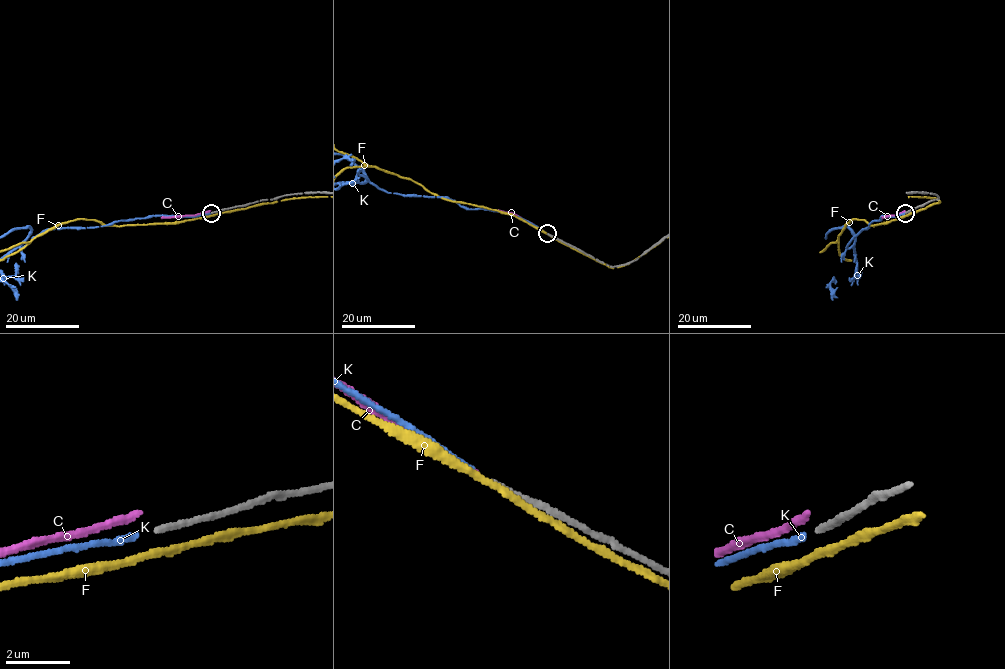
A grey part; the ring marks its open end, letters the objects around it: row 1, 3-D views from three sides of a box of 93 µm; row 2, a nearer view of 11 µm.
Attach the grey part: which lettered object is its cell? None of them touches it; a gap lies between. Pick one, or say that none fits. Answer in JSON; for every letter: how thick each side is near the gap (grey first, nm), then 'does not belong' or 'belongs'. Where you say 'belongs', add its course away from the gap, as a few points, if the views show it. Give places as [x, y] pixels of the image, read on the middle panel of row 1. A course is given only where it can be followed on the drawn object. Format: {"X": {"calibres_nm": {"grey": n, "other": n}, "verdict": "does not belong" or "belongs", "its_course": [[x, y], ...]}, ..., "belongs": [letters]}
{"C": {"calibres_nm": {"grey": 190, "other": 240}, "verdict": "does not belong"}, "F": {"calibres_nm": {"grey": 190, "other": 200}, "verdict": "does not belong"}, "K": {"calibres_nm": {"grey": 190, "other": 160}, "verdict": "belongs"}, "belongs": ["K"]}

